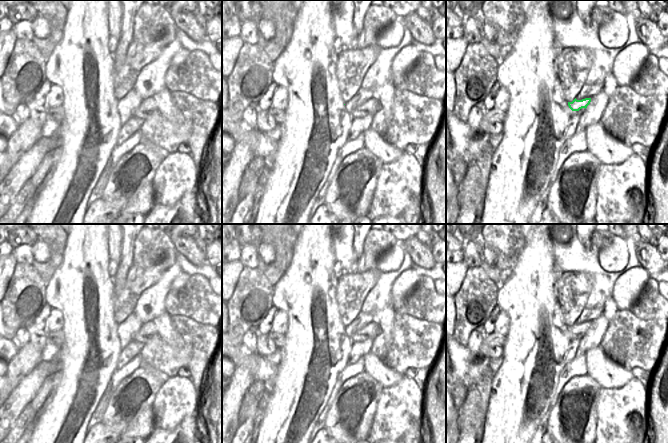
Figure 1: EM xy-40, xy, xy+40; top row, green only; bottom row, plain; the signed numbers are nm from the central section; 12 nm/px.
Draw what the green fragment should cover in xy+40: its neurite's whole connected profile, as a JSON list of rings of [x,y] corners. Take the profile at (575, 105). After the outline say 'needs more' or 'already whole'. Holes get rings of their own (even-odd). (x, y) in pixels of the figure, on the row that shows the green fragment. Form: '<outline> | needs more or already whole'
[[[576,98],[572,102],[568,102],[568,106],[572,111],[579,111],[582,108],[587,108],[590,104],[591,98],[585,98],[582,100],[577,100]]] | already whole

